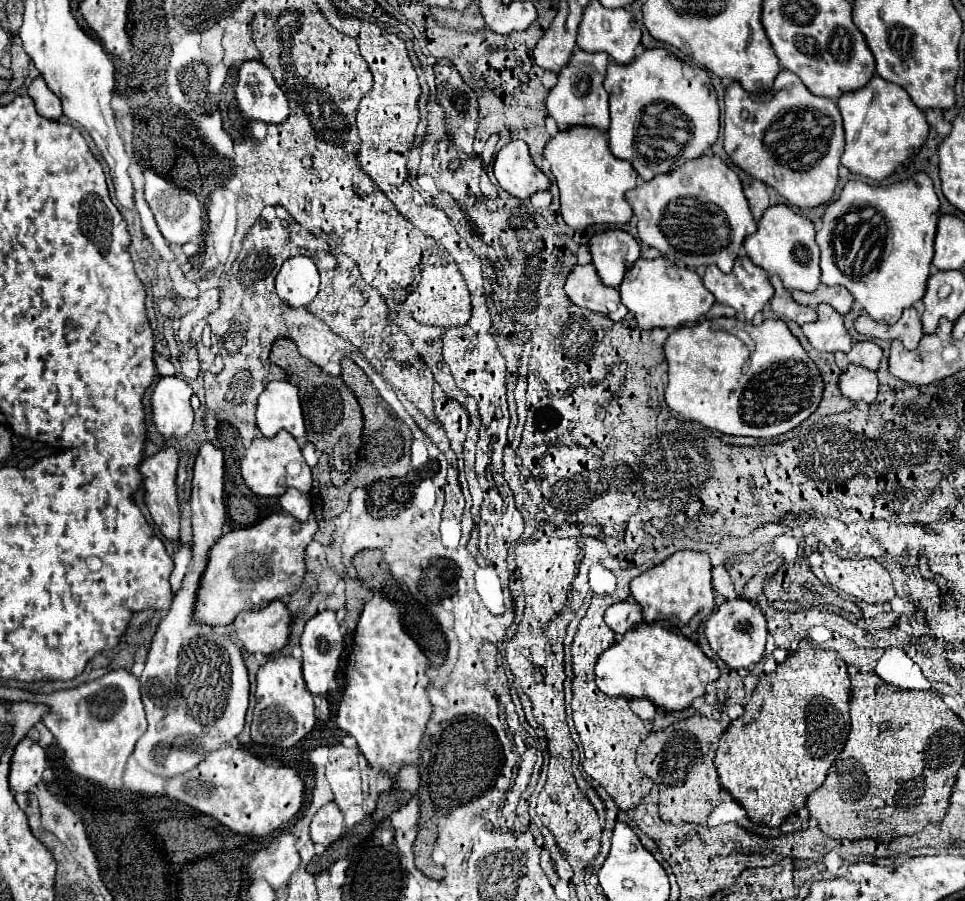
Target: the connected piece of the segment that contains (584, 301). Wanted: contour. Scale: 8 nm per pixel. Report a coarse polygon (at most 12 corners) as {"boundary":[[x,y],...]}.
{"boundary":[[594,264],[574,266],[564,290],[576,306],[614,322],[628,308],[598,280]]}

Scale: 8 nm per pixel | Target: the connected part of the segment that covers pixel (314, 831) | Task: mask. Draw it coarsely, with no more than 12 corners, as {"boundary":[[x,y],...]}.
{"boundary":[[336,802],[322,806],[310,824],[312,842],[330,846],[344,834]]}

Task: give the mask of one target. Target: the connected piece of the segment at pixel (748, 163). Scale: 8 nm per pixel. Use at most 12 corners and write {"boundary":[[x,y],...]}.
{"boundary":[[780,70],[734,82],[724,150],[790,206],[832,200],[844,152],[834,100]]}

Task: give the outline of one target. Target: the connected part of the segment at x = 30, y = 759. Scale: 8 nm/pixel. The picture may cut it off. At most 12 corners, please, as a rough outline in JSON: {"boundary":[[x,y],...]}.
{"boundary":[[24,738],[12,756],[10,788],[28,792],[42,780],[46,754]]}

